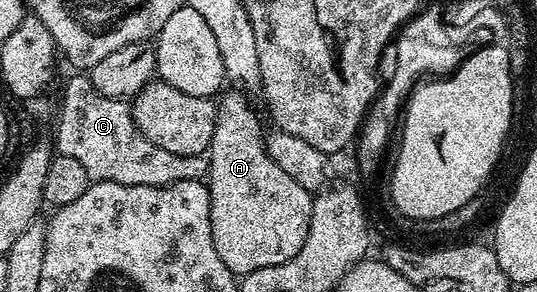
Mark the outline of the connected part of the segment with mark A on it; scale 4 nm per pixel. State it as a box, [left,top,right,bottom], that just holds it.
[206,92,313,275]

